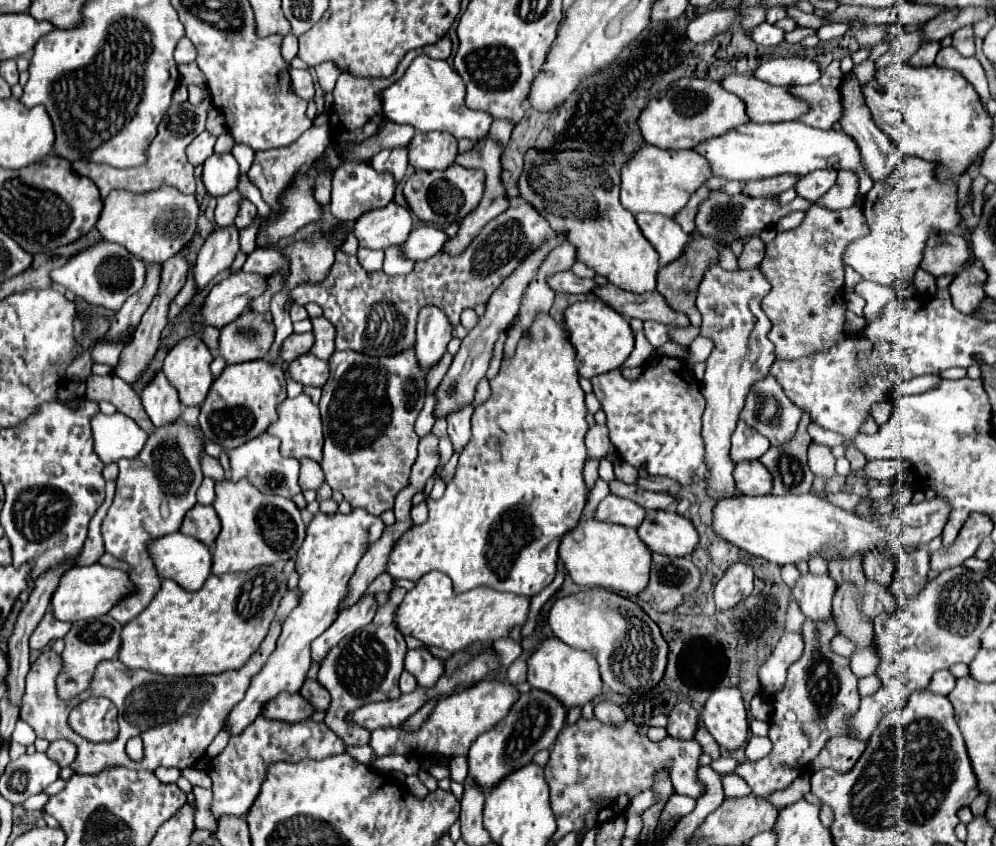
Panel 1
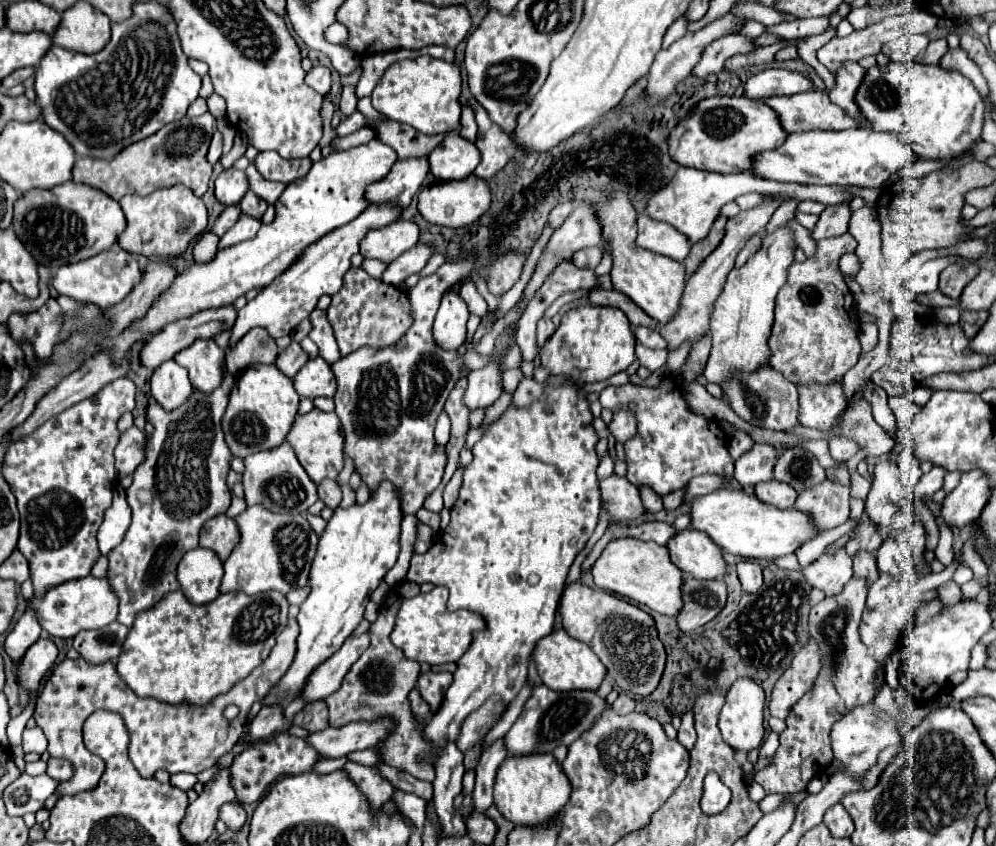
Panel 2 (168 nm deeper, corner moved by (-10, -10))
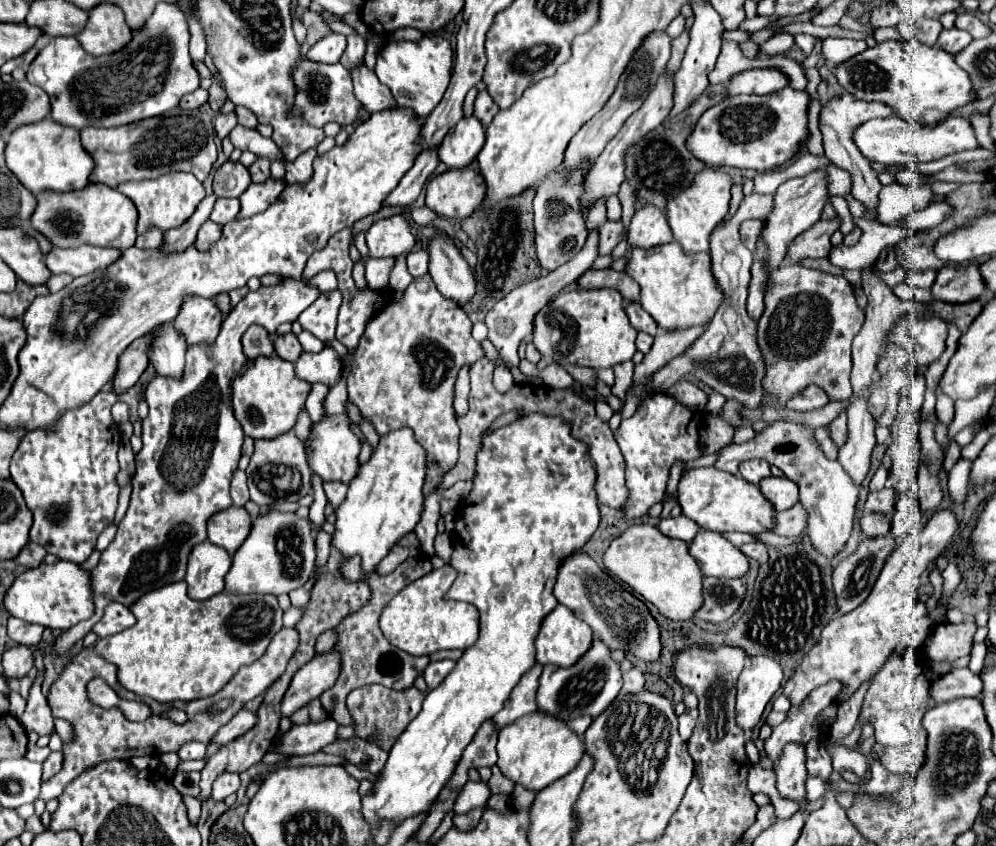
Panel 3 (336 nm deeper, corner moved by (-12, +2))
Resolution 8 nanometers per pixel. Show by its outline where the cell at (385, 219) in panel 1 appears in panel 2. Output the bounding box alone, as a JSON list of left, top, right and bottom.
[361,220,419,264]

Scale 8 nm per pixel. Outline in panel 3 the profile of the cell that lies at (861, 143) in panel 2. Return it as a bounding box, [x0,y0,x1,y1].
[853,116,977,164]

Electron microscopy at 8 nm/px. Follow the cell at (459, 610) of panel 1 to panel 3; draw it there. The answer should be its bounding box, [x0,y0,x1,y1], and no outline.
[379,564,479,656]

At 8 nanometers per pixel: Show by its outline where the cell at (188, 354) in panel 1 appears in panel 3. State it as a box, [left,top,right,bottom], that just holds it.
[173,300,223,346]

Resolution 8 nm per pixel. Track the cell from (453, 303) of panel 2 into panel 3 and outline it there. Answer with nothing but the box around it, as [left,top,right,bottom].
[429,238,475,308]

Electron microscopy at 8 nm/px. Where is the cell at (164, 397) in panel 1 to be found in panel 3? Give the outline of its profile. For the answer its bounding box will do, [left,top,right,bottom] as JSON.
[151,324,187,380]

